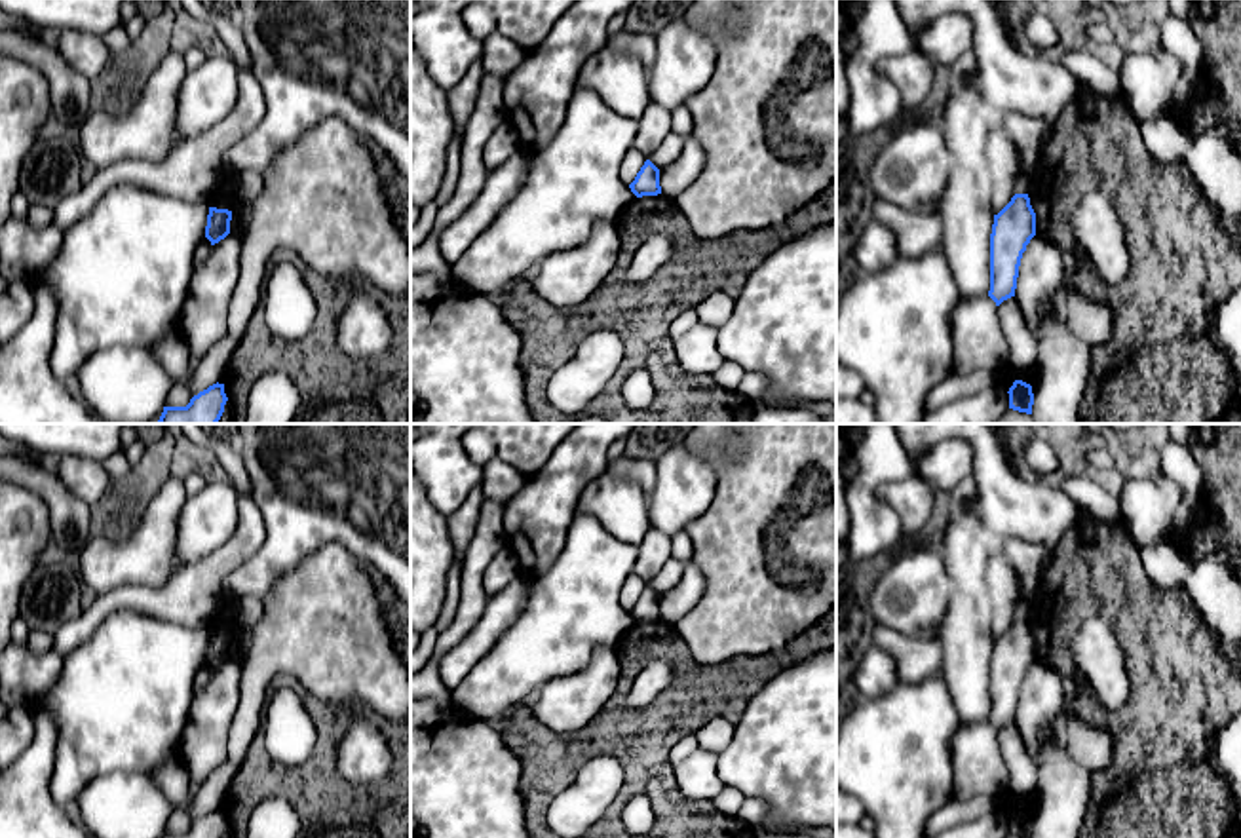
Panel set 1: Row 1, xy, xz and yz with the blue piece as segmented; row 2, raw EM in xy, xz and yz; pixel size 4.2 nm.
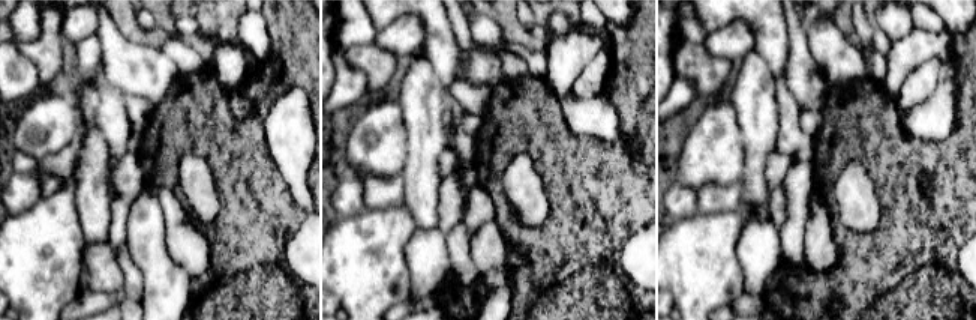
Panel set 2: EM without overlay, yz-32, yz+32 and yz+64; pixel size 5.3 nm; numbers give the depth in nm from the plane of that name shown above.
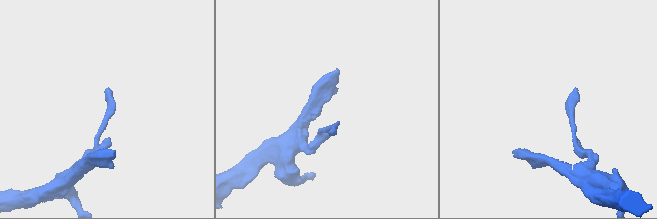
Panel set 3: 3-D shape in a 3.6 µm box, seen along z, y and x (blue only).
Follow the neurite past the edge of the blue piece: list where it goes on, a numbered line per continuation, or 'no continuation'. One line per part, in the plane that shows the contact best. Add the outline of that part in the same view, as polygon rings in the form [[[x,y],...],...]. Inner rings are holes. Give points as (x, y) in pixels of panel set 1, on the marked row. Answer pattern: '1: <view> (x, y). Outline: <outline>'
no continuation

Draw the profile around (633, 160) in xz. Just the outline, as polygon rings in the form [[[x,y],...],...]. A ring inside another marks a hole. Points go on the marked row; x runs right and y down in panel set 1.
[[[631,148],[618,169],[620,181],[629,186],[646,160],[648,158],[640,154],[637,148]]]

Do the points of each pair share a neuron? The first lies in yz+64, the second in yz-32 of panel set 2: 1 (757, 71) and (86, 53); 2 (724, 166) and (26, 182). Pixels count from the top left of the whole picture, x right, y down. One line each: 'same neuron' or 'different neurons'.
1: different neurons
2: different neurons

